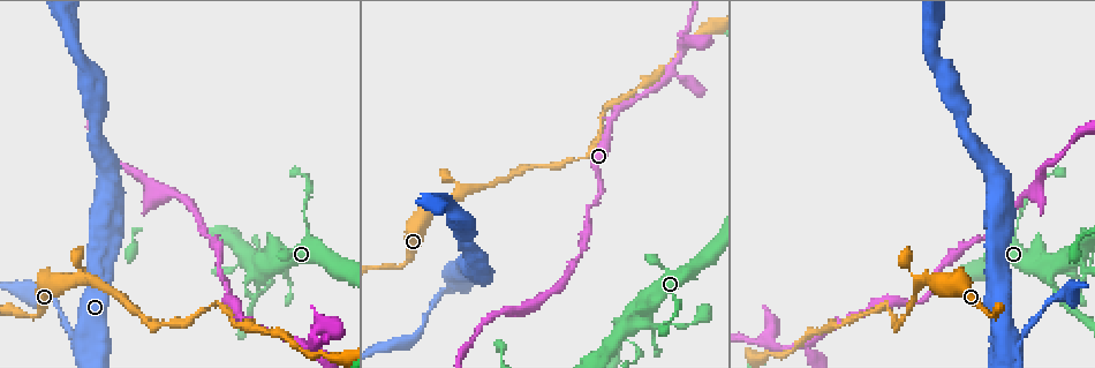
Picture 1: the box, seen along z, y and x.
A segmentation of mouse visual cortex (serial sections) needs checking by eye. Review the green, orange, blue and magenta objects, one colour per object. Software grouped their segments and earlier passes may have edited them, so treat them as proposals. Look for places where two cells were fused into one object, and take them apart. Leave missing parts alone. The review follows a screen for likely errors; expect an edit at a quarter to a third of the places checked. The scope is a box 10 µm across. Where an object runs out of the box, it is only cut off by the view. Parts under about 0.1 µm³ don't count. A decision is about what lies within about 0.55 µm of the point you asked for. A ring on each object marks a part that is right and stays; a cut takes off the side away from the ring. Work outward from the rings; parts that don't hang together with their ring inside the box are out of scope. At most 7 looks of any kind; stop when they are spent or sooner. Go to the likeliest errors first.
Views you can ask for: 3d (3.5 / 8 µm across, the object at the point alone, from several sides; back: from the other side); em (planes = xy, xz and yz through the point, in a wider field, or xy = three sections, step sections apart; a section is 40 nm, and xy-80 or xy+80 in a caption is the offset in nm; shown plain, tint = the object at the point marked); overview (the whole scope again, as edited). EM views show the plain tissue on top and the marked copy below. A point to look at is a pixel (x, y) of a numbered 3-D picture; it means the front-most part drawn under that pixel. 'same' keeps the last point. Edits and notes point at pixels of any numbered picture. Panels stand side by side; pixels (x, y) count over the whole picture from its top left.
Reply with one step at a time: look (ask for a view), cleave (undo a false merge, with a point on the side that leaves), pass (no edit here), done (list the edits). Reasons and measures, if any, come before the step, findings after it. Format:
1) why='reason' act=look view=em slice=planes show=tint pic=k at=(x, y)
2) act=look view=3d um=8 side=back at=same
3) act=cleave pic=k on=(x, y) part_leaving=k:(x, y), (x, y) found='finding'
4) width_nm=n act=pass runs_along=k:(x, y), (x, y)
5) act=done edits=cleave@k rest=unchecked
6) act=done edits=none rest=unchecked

why='small branch off a trunk' act=look view=3d um=3.5 side=back pic=1 at=(256, 297)

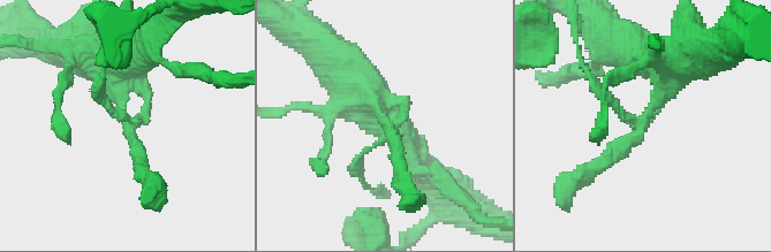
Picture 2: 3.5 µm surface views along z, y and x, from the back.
arms=3 act=pass runs_along=2:(680, 62), (642, 129), (595, 168) found='one cell here'

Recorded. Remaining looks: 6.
why='abrupt turn' act=look view=3d um=3.5 side=back pic=1 at=(578, 158)

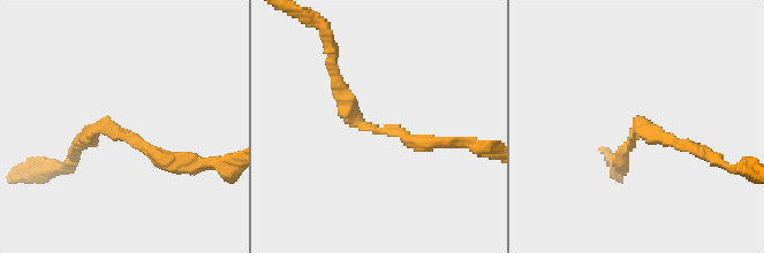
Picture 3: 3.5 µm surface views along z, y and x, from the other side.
act=look view=em slice=xy step=2 show=tint pic=3 at=(374, 131)

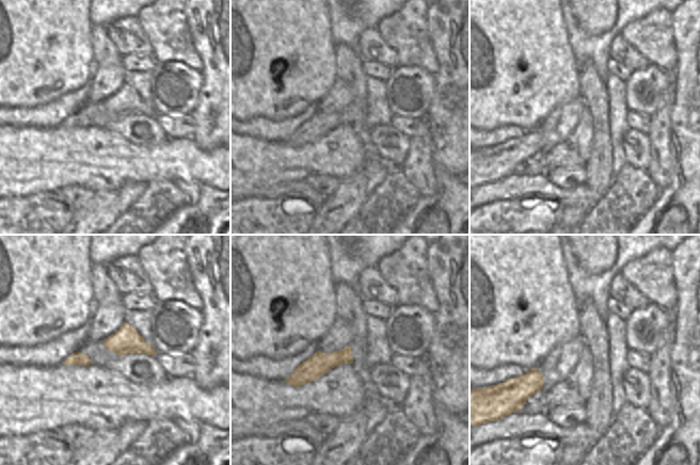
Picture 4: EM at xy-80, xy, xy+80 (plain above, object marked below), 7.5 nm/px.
arm_widths_nm=200,200 act=pass runs_along=3:(439, 142), (362, 127), (333, 79) found='continuous, no second cell'

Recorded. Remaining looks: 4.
act=look view=3d um=8 pic=1 at=(773, 345)

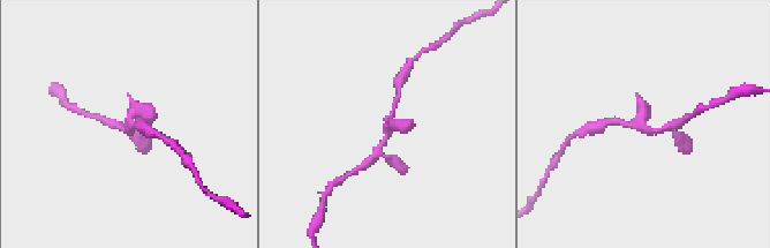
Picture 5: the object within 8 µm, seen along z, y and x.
why='closer look' act=look view=3d um=3.5 side=back at=same

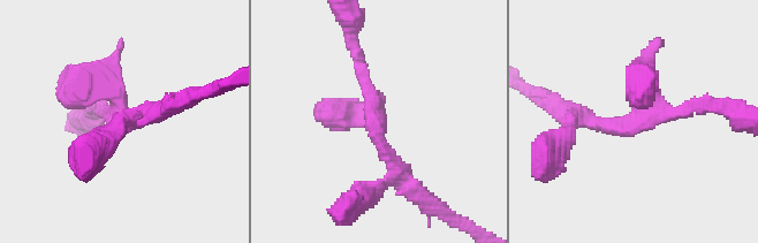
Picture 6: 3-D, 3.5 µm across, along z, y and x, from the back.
why='now the EM' act=look view=em slice=xy step=1 show=tint pic=6 at=(642, 112)

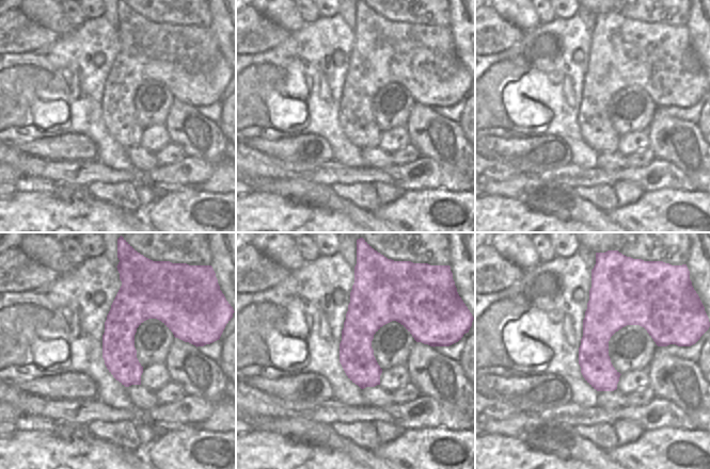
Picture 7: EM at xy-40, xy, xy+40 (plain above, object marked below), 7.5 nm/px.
act=pass runs_along=6:(403, 176), (378, 114), (328, 114) found='all the same cell'

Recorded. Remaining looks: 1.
act=done edits=none rest=unchecked

